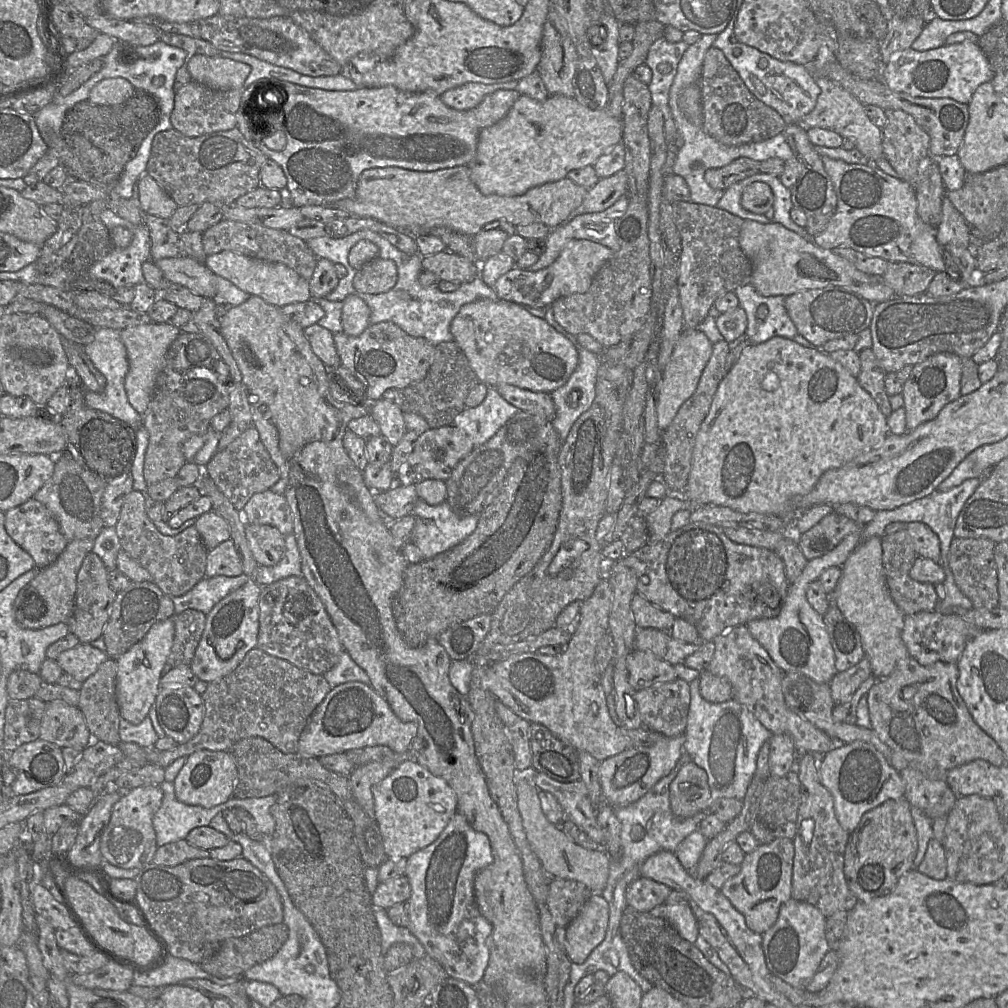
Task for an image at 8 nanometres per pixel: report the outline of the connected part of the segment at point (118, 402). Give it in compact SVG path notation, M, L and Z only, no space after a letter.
M96 328L94 340L85 346L83 350L96 369L106 378L106 387L102 393L84 391L85 404L95 410L110 414L122 420L131 427L138 429L143 426L143 415L139 414L130 404L125 390L125 378L129 370L127 350L120 337L119 330L110 328Z

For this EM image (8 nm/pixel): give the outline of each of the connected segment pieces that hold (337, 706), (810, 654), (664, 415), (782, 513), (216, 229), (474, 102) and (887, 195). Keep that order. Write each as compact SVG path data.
M352 681L332 688L312 713L299 743L298 752L321 758L350 750L383 745L401 754L409 750L417 736L418 724L403 722L392 711L388 702L371 685Z
M856 530L827 554L809 560L801 575L789 585L779 615L775 618L752 620L746 624L753 638L765 648L776 665L784 672L798 672L817 683L824 684L829 684L838 673L835 667L834 650L823 616L809 604L806 592L809 584L818 580L824 570L833 566L842 568L849 555L860 544L861 538L862 530Z
M684 329L671 357L662 370L661 388L656 403L657 426L664 431L676 416L681 405L695 392L702 372L712 355L713 344L697 329Z
M776 336L763 343L745 348L737 362L726 372L719 383L709 412L696 435L691 469L683 496L696 507L723 506L741 513L756 512L775 515L782 518L790 529L800 512L792 506L792 501L796 497L807 495L826 471L840 468L856 457L881 446L888 434L887 417L880 411L871 395L859 385L857 378L851 375L845 367L827 354Z
M222 219L202 233L202 245L207 256L228 250L267 262L282 263L309 281L318 262L318 258L309 249L307 243L291 235L288 230L226 219Z
M518 81L498 84L482 84L470 82L445 91L440 98L449 108L470 110L478 106L483 99L497 90L516 90Z
M821 156L821 159L833 183L837 207L827 227L814 236L813 243L818 247L826 250L851 248L888 262L906 262L926 266L936 272L945 271L969 287L980 285L981 275L985 273L977 269L974 249L938 243L936 229L925 224L917 213L913 185L885 174L872 163L848 164L827 156Z

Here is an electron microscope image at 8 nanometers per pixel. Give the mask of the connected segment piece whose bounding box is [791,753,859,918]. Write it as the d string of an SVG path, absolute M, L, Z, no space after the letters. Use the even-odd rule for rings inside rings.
M811 753L803 754L799 760L801 803L793 839L791 898L813 905L828 918L838 911L851 911L859 900L849 889L844 875L844 853L850 833L839 824L833 796L820 781L819 761Z

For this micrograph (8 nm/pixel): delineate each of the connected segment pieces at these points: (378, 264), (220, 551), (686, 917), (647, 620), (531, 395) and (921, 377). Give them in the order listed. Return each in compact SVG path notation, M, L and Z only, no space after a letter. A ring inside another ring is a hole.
M377 257L357 271L353 280L354 293L385 293L394 288L397 279L398 271L395 262Z
M230 538L208 551L206 561L207 577L215 576L239 576L243 574L241 559Z
M663 903L650 911L653 916L669 921L685 940L694 943L699 936L695 915L688 904Z
M638 592L632 598L631 610L638 628L653 628L669 632L676 619L674 615L653 605Z
M500 384L496 387L499 394L518 409L551 421L556 413L550 394L534 392L511 384Z
M938 353L913 366L910 377L903 383L901 395L904 399L908 431L933 420L942 408L961 396L963 359L951 353Z

